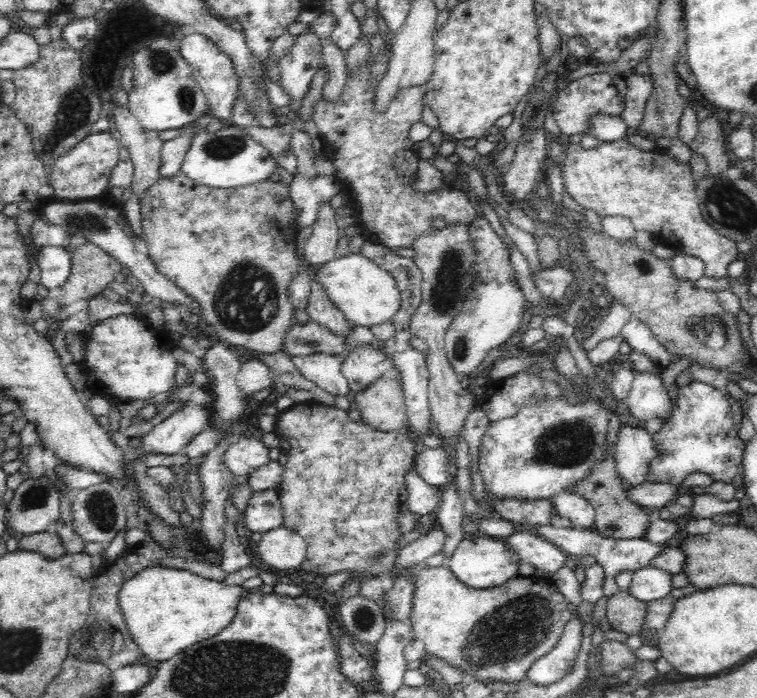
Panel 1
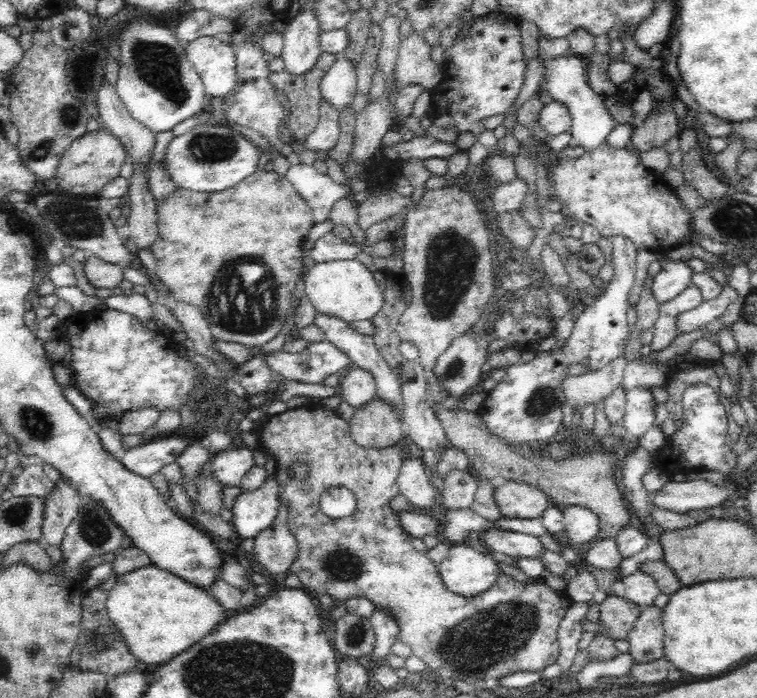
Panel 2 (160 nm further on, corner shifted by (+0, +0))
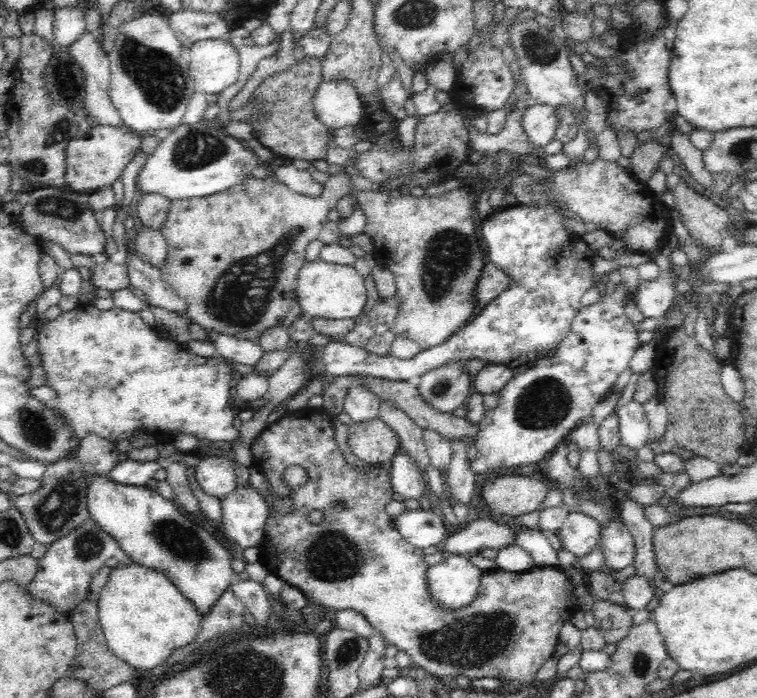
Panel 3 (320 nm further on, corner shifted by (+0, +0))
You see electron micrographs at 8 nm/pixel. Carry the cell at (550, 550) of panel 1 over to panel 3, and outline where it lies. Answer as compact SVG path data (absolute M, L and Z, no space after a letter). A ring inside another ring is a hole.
M492 519L476 520L452 530L442 542L441 551L447 554L479 554L485 548L500 550L514 542L515 532L510 526Z

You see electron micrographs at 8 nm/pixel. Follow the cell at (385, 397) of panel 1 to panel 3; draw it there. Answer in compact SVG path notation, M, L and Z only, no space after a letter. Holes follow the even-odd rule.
M380 418L352 423L348 427L348 445L354 456L371 466L382 466L384 462L390 462L400 450L399 444L396 432L380 421Z

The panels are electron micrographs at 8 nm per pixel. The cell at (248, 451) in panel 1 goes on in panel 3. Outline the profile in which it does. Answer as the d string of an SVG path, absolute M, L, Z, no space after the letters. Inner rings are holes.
M214 456L204 458L196 466L195 478L198 486L210 496L223 499L237 487L234 459Z

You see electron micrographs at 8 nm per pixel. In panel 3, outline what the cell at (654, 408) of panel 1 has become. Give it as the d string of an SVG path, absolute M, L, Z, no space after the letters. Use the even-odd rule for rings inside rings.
M632 400L618 412L620 442L628 449L638 451L650 442L650 428L644 404Z

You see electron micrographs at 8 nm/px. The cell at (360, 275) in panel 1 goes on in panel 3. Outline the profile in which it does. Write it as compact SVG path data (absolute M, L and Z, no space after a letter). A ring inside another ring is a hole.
M320 258L302 265L295 284L295 296L303 314L332 320L357 317L366 304L364 279L354 267L328 264Z

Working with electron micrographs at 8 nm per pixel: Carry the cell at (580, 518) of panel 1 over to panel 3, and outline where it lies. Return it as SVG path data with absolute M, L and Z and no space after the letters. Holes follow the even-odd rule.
M570 512L564 525L556 534L563 548L572 552L577 558L584 558L598 544L600 531L601 525L596 519L582 512Z

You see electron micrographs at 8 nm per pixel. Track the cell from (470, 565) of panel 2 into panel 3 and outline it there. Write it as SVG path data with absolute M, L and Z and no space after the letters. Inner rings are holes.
M447 554L440 563L428 567L426 578L429 595L437 606L444 609L456 610L468 606L477 597L483 574L484 571L470 562L468 555Z

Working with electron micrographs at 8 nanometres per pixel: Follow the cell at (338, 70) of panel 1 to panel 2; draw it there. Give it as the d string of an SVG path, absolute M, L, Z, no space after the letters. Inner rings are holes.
M321 98L319 111L321 115L317 127L304 139L304 143L295 141L290 145L294 153L298 153L301 148L329 151L340 140L339 112L323 98Z

